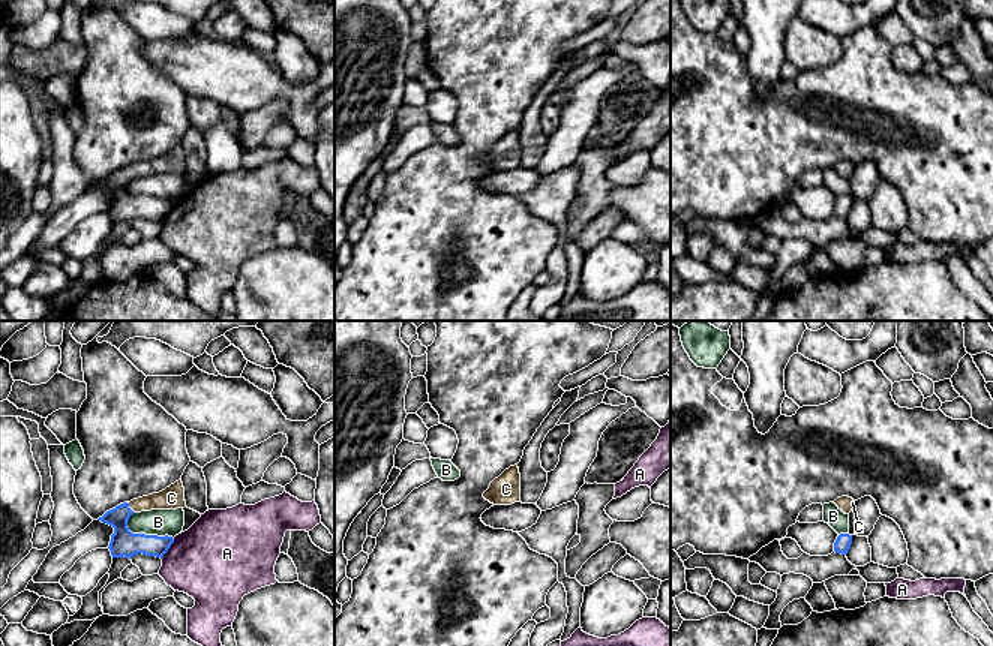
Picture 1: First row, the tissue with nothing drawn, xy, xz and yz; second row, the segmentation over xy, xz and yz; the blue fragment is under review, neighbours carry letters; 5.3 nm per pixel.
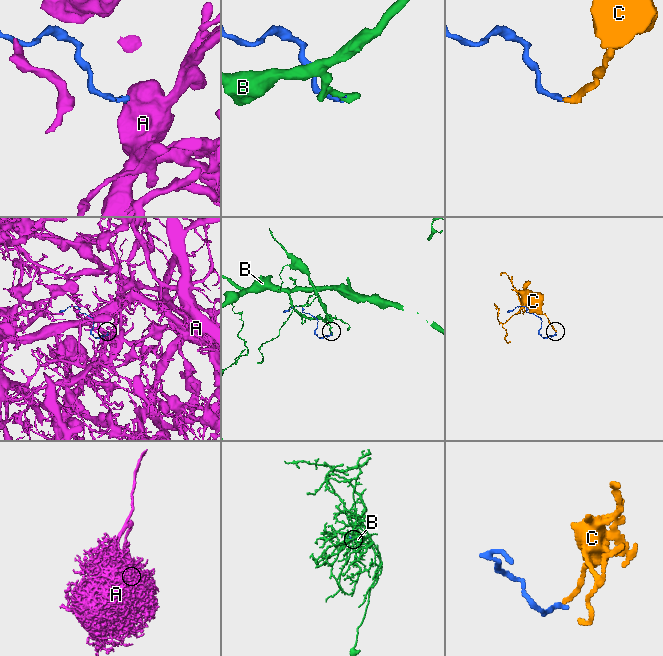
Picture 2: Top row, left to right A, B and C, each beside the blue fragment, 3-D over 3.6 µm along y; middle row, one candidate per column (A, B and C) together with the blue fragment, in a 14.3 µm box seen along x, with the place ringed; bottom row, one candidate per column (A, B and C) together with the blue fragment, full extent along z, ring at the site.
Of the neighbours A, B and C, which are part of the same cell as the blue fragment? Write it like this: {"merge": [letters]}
{"merge": ["C"]}

